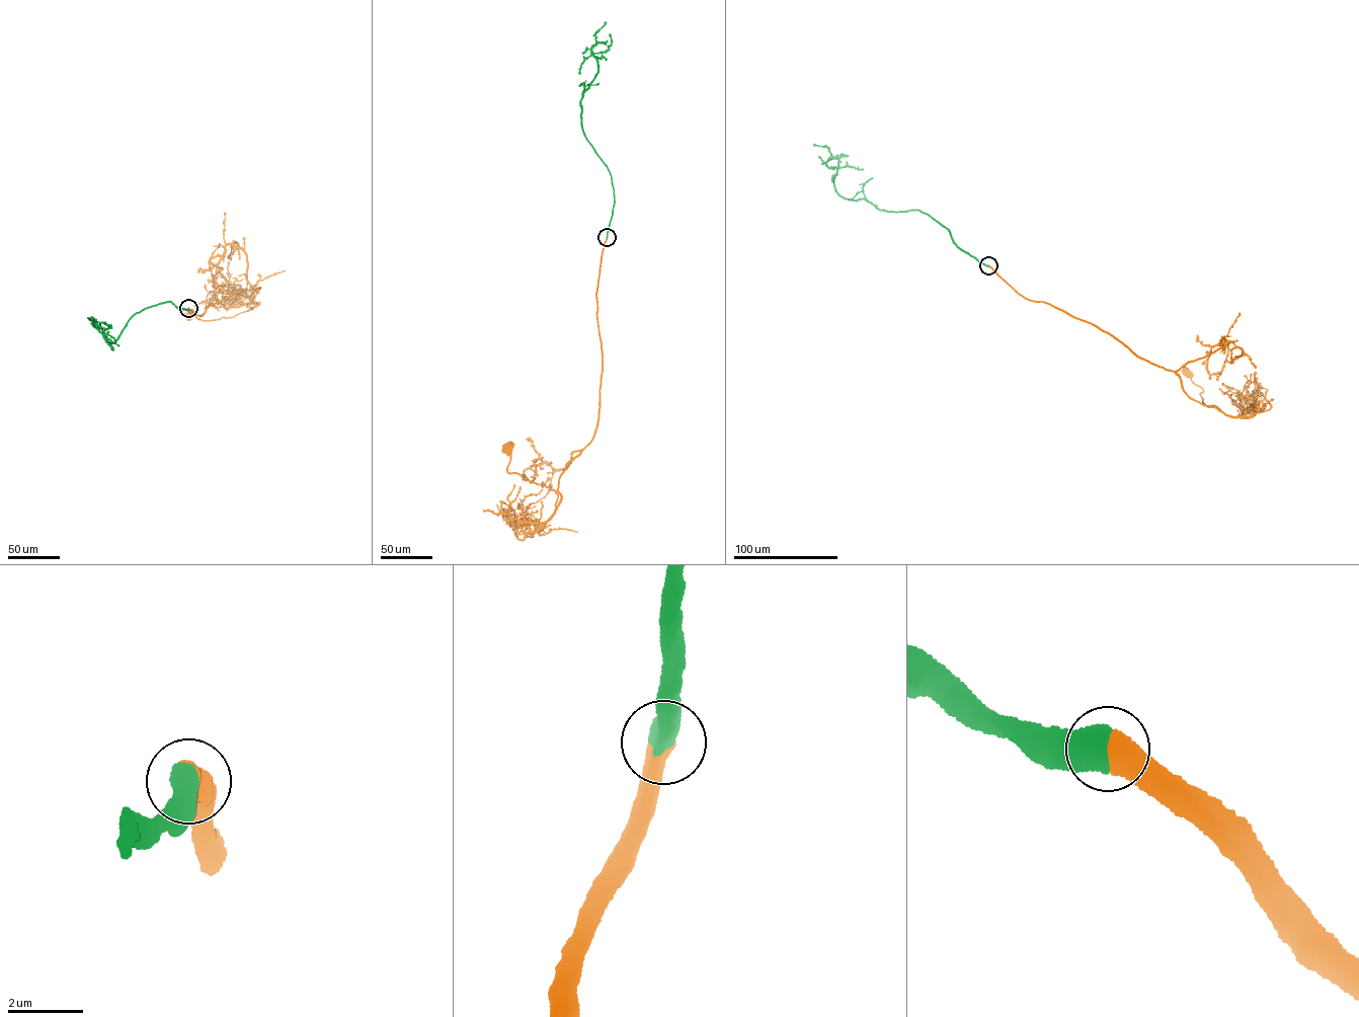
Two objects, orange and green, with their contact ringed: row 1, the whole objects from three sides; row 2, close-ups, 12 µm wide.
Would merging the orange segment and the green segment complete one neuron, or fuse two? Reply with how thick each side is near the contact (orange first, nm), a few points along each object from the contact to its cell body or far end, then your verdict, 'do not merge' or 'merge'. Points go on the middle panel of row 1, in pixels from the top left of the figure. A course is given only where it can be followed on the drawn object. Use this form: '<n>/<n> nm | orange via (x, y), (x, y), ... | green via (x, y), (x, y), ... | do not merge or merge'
600/700 nm | orange via (607, 237), (596, 293), (597, 423), (560, 475), (556, 506), (555, 490), (508, 473), (505, 449) | green via (607, 237), (614, 190), (607, 165), (583, 133), (580, 102), (597, 72), (591, 50), (595, 33), (606, 21) | merge

